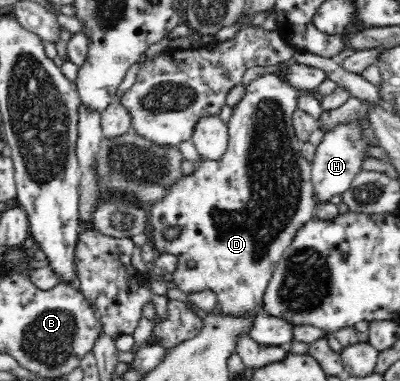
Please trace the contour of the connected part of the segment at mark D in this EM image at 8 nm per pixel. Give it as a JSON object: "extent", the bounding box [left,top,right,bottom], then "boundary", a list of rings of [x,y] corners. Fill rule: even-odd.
{"extent":[145,72,319,312],"boundary":[[[267,72],[251,80],[228,122],[230,135],[223,158],[195,164],[195,174],[185,177],[164,201],[148,211],[145,228],[148,242],[157,252],[174,254],[178,258],[177,268],[171,272],[176,288],[213,293],[222,312],[241,312],[253,308],[261,300],[297,226],[314,217],[319,200],[312,179],[313,167],[301,155],[303,143],[295,136],[292,121],[299,96],[306,93],[307,90],[293,84],[286,72]],[[170,225],[181,227],[182,232],[176,239],[167,241],[162,231]]]}

